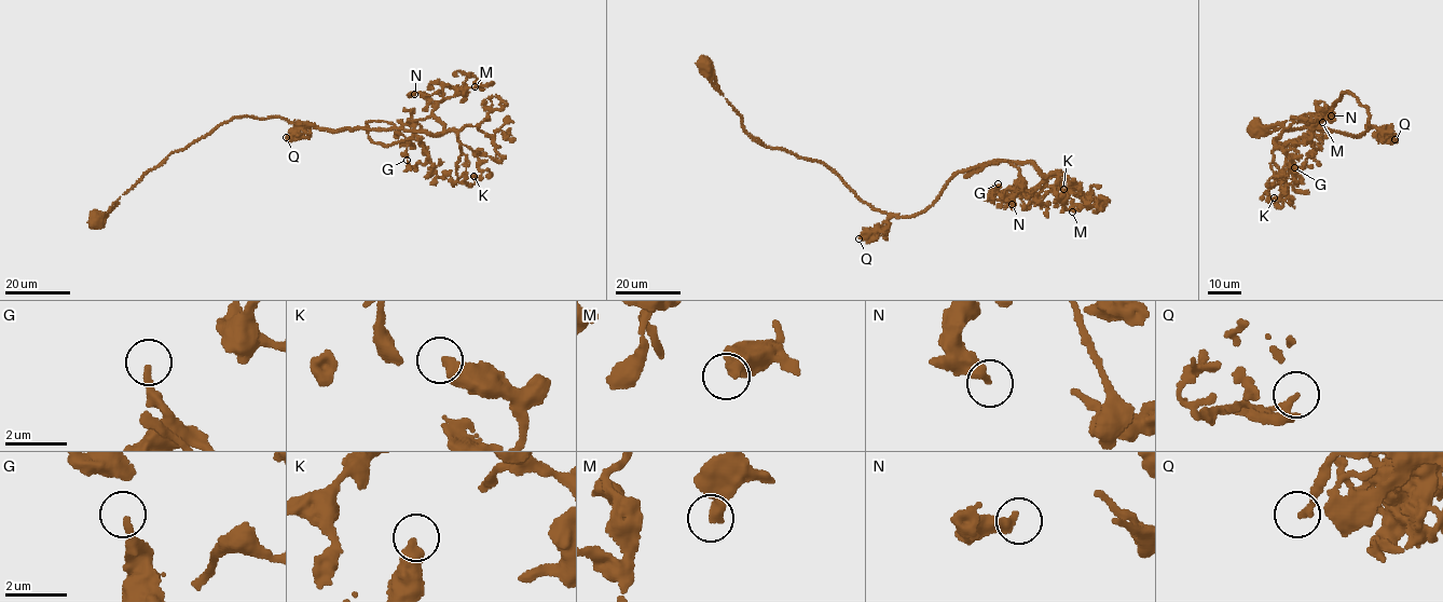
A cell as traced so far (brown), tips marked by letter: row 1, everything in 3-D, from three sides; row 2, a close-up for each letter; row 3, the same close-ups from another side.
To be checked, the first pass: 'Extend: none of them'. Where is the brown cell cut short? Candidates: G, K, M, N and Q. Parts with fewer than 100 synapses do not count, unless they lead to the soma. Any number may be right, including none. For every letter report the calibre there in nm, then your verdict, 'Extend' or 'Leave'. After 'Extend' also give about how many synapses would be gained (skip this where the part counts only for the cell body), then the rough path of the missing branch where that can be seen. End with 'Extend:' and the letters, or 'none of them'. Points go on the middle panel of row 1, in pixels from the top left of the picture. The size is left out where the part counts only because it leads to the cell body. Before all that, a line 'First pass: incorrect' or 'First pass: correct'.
First pass: correct
G: Thickness 220 nm. Leave
K: Thickness 500 nm. Leave
M: Thickness 400 nm. Leave
N: Thickness 380 nm. Leave
Q: Thickness 200 nm. Leave
Extend: none of them

